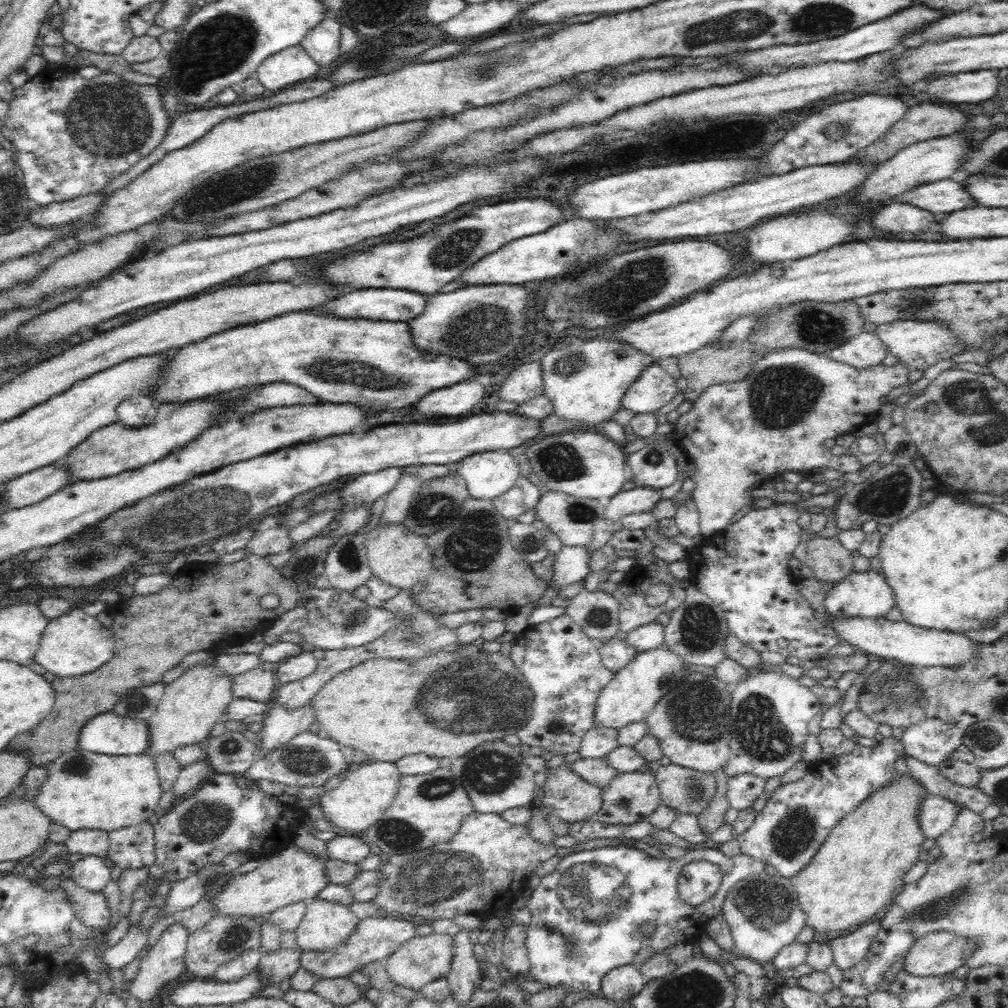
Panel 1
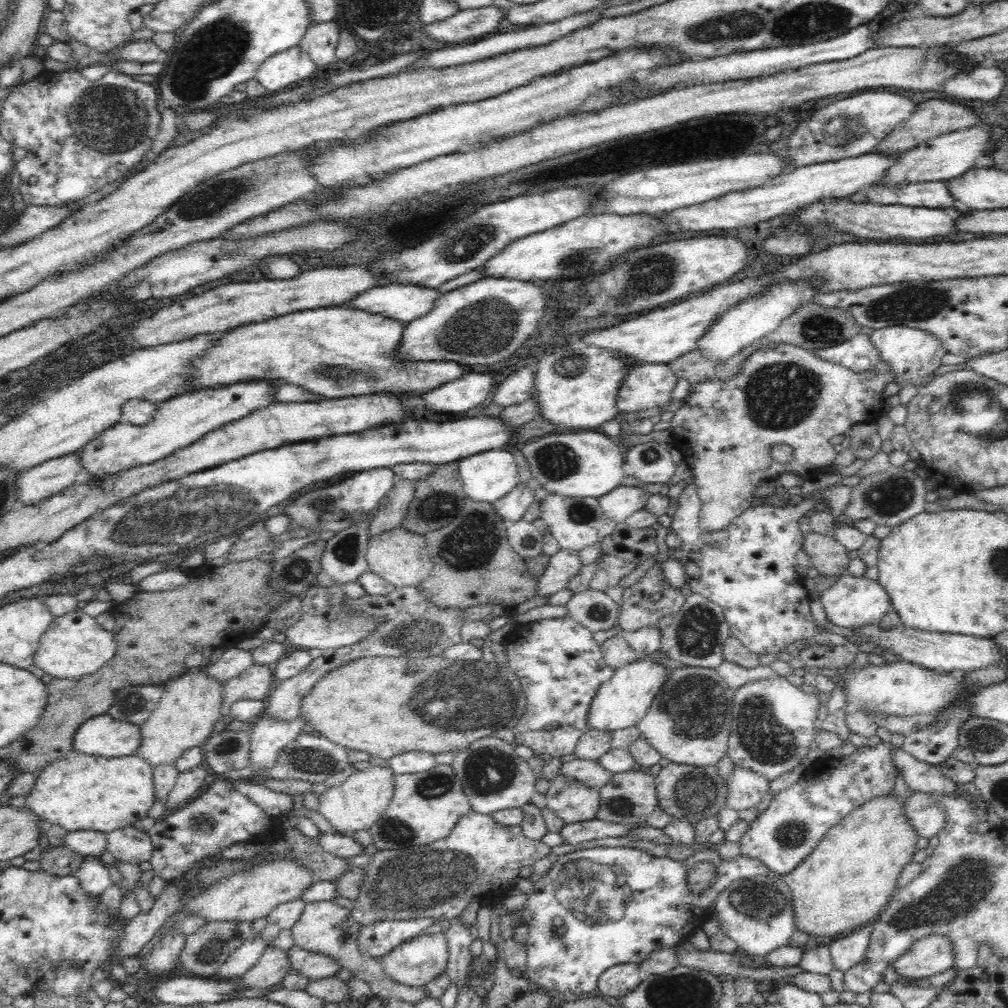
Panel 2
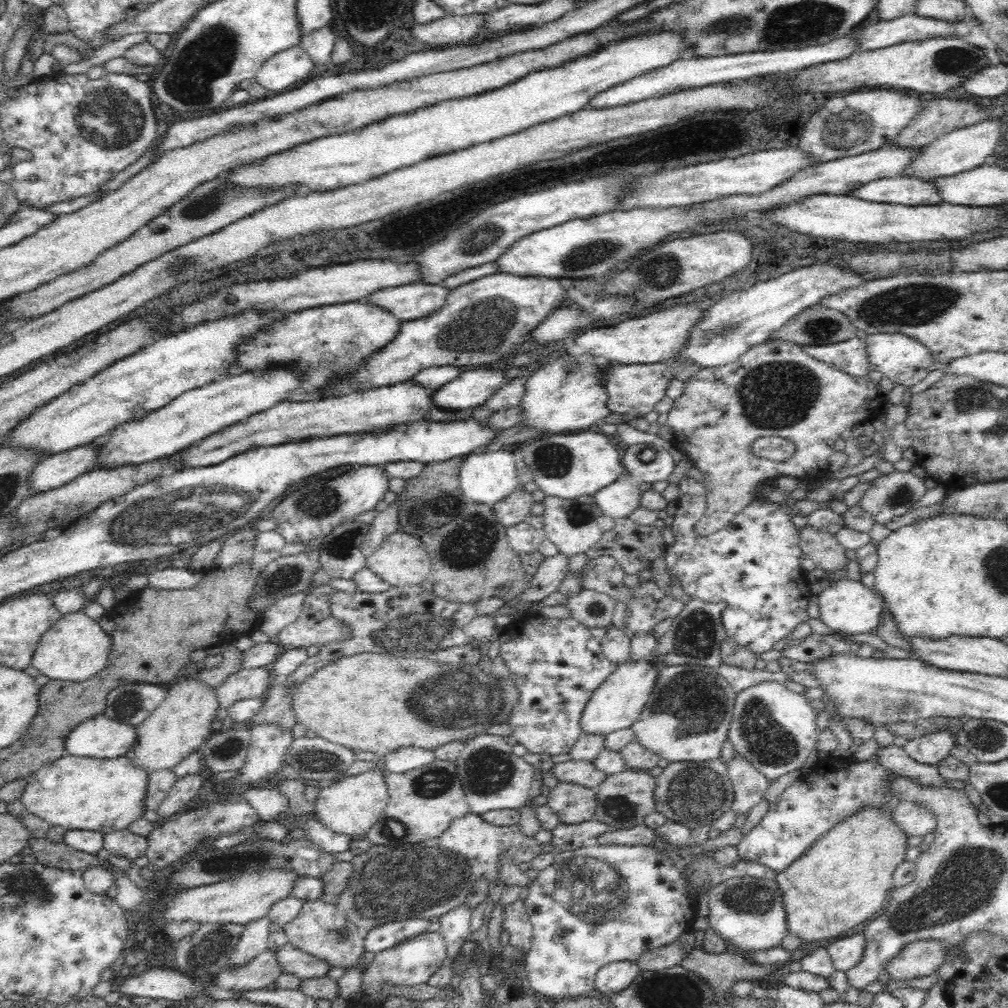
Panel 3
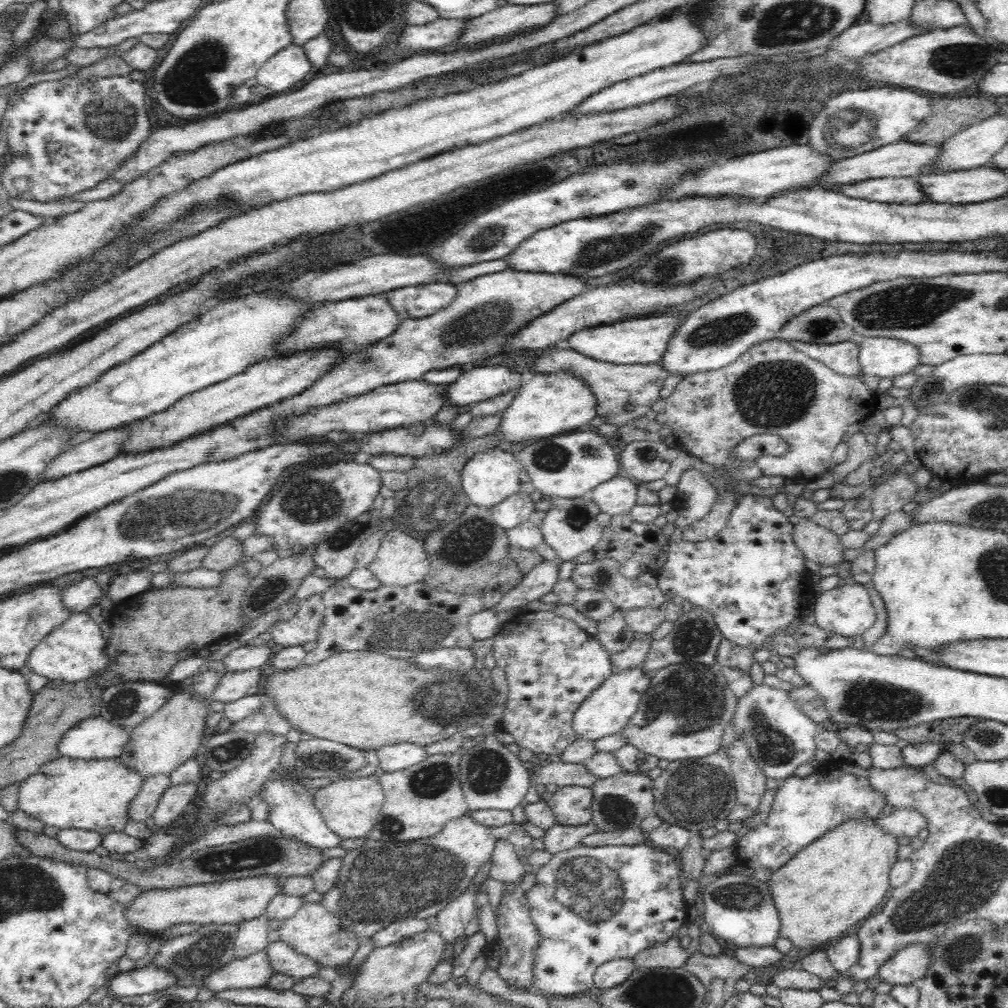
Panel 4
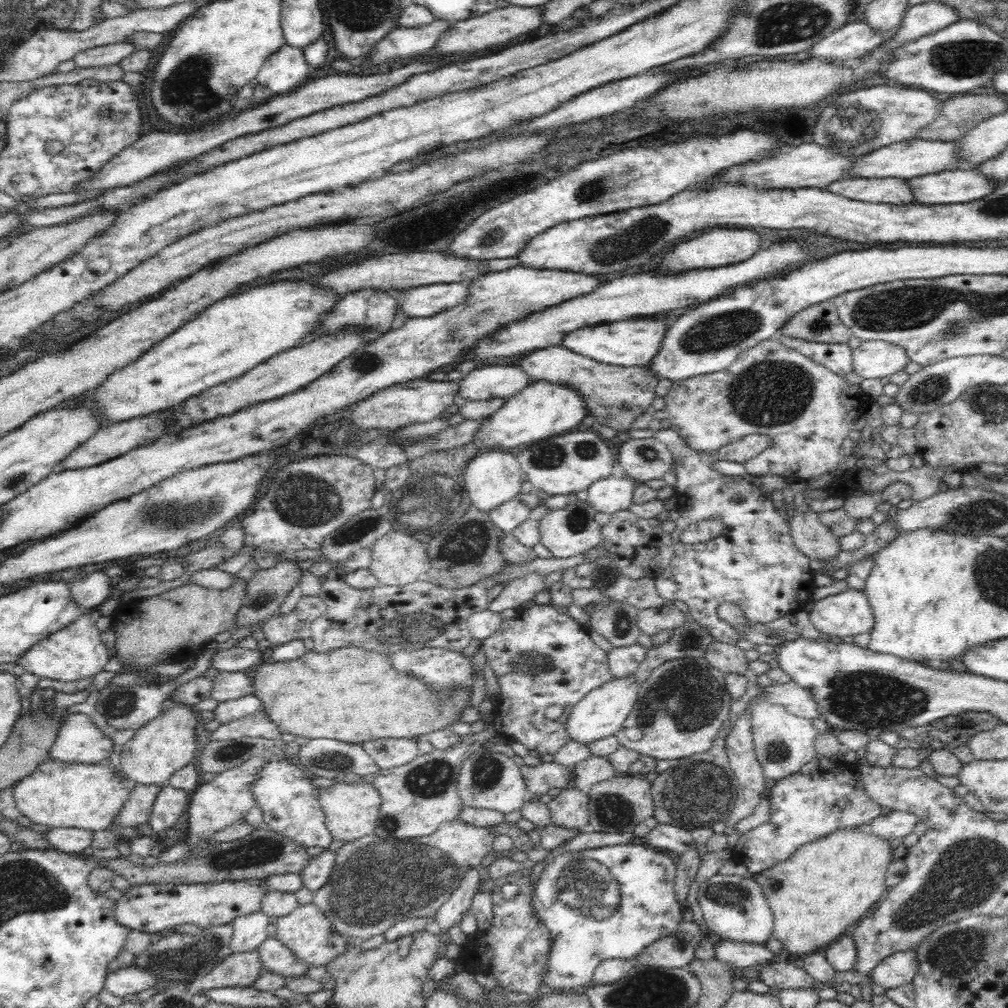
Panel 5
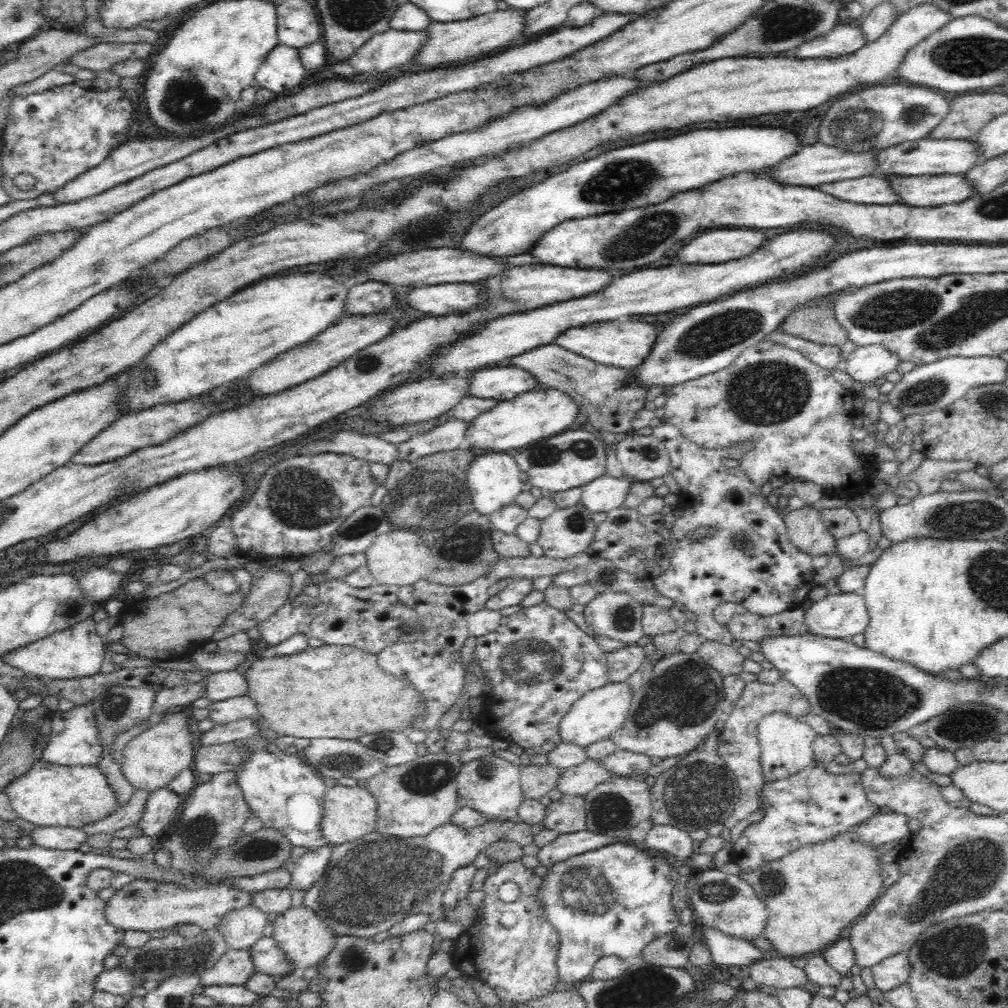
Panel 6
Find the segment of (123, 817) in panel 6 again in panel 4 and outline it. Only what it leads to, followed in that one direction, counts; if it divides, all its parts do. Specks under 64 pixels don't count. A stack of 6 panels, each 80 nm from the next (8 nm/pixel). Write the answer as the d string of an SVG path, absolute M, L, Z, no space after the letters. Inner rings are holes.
M157 774L146 777L136 796L128 804L128 822L144 822L150 818L158 806L160 796L171 785L169 775Z

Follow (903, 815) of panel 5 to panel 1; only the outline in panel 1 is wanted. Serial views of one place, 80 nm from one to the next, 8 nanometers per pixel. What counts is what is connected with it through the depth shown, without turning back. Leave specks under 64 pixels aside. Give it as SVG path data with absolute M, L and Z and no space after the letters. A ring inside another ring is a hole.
M926 794L918 806L918 825L924 838L937 839L952 826L958 807L951 800Z

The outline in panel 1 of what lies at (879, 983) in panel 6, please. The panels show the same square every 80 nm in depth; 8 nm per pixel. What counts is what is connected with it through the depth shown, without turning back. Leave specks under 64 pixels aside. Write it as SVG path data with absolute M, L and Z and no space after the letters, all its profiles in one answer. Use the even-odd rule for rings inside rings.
M930 932L910 948L902 971L912 976L948 975L963 966L975 943L950 932Z

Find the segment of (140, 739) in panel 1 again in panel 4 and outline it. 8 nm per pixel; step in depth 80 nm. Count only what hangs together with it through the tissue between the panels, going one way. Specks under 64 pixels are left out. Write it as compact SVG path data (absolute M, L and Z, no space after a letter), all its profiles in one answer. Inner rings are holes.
M100 716L89 717L74 724L74 727L62 734L62 738L58 742L58 756L80 760L116 759L120 756L129 735L130 730L111 724Z

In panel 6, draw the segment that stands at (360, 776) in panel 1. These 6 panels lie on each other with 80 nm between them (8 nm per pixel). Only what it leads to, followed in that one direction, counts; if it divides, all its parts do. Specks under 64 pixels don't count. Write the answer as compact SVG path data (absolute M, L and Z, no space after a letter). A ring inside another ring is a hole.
M340 783L328 787L322 799L323 816L320 822L322 844L333 847L374 832L377 823L377 808L376 799L372 797L368 789L358 787L358 785L342 786Z

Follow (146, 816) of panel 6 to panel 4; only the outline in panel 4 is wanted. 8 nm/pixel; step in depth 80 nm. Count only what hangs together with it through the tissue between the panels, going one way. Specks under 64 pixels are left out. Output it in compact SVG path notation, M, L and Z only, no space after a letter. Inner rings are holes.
M197 782L168 786L164 794L160 796L158 806L152 814L156 830L175 824L184 809L192 806L196 790L198 790Z

